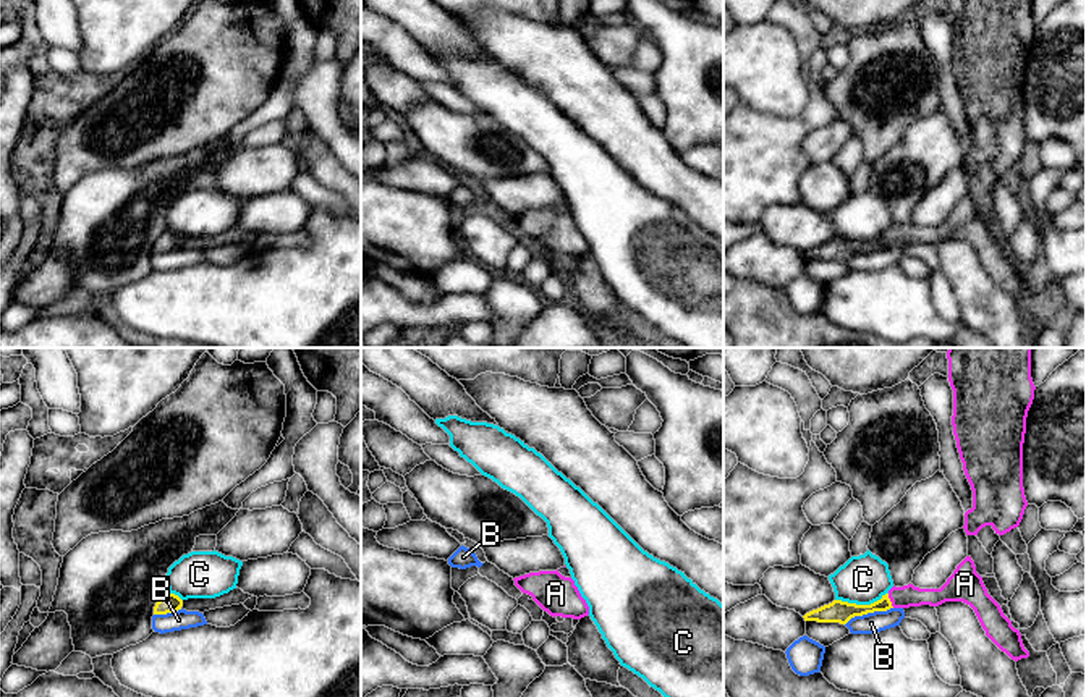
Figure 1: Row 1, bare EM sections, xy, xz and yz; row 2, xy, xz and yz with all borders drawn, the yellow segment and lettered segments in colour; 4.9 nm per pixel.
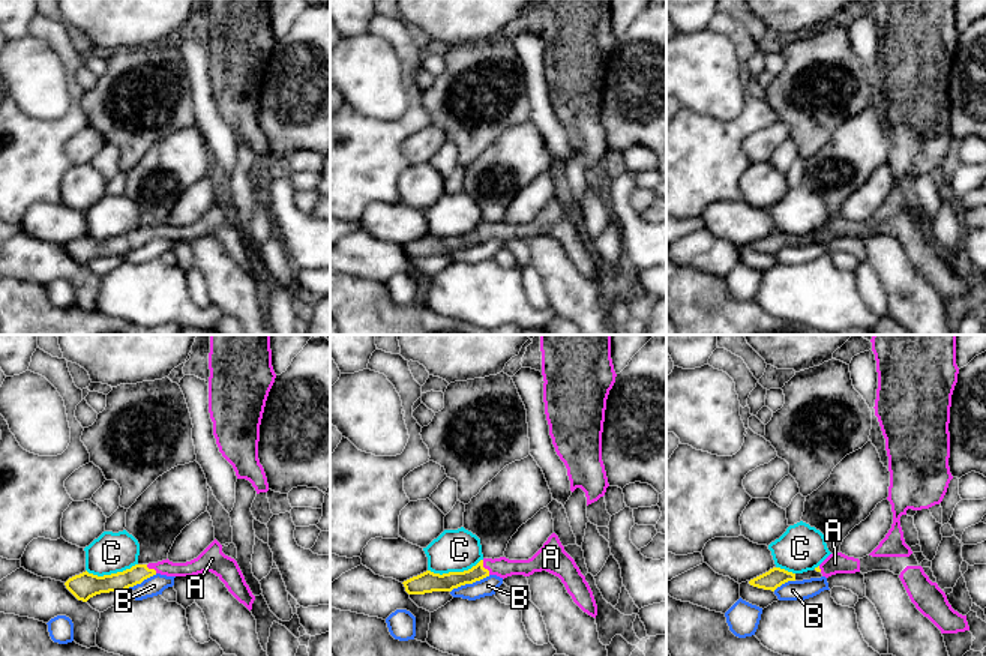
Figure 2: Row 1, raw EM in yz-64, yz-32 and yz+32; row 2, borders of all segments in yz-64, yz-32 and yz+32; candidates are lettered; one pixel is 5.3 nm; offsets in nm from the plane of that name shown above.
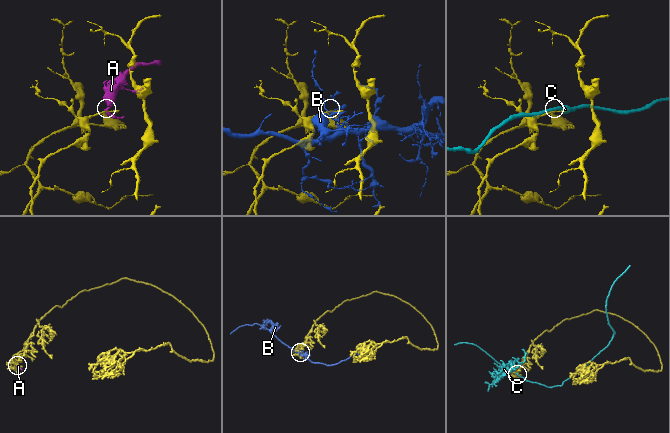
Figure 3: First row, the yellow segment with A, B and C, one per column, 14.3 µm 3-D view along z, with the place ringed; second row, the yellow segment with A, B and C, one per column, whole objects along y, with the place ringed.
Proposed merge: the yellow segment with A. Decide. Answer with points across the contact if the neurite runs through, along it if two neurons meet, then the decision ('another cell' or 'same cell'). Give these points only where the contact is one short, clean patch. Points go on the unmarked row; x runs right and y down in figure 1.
runs through yz (840, 249), (871, 246), (889, 238), (908, 233); same cell

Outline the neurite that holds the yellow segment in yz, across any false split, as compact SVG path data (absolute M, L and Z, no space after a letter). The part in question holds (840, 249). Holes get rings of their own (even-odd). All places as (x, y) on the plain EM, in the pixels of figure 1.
M966 194L940 226L919 226L913 222L892 225L880 238L871 243L856 243L834 238L817 247L806 251L804 259L846 262L855 254L890 246L910 246L931 243L939 244L945 239L963 239L969 243L986 273L1012 298L1028 296L1021 272L1012 264L1000 243L987 231L982 215L976 210L974 199Z

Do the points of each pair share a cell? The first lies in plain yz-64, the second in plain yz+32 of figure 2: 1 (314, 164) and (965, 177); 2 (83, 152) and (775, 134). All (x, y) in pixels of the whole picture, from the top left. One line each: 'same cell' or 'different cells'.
1: different cells
2: same cell

